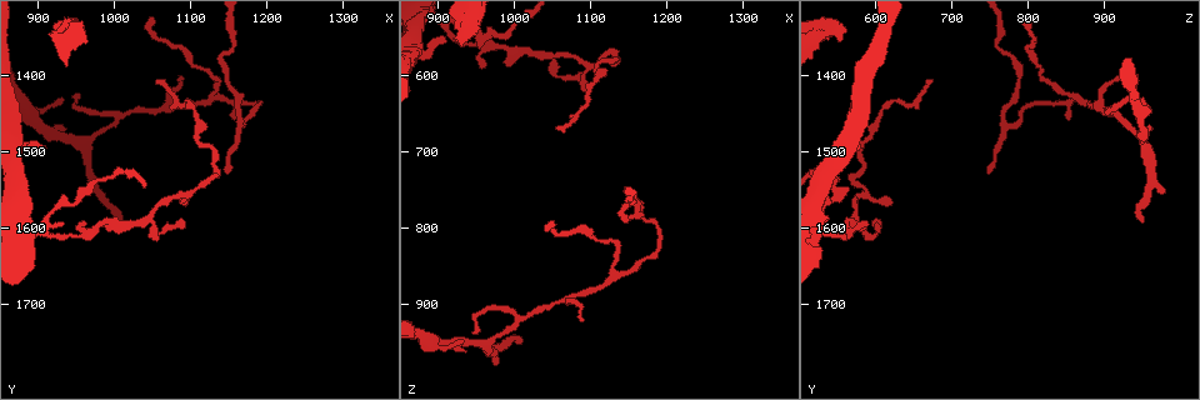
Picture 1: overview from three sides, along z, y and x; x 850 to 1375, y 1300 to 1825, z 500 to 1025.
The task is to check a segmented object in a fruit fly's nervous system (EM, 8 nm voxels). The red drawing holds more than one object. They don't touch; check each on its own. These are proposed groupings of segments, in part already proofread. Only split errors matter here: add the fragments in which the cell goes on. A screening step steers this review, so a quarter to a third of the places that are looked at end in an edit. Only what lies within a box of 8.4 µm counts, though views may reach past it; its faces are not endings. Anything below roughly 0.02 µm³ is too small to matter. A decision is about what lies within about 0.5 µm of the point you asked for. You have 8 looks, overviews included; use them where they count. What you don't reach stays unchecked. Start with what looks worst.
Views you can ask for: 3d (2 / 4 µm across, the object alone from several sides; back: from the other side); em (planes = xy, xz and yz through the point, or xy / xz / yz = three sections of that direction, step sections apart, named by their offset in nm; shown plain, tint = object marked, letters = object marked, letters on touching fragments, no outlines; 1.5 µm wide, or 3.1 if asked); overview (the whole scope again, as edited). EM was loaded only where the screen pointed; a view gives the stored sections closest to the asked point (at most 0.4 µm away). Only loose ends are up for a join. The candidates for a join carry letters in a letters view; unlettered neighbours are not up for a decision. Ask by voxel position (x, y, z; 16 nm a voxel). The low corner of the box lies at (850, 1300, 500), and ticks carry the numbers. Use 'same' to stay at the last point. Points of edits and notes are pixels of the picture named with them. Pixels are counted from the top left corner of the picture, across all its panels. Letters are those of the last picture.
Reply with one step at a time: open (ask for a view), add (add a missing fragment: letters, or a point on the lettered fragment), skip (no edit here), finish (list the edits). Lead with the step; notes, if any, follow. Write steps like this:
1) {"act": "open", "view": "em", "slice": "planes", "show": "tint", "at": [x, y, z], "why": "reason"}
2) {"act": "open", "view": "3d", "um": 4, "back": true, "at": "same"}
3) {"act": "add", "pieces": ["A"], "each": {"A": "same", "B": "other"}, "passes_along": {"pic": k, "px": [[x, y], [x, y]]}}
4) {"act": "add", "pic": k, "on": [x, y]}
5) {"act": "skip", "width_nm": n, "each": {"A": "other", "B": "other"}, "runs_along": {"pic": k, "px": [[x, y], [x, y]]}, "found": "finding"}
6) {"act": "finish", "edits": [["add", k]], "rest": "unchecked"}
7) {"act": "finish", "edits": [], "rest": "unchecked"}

{"act": "open", "view": "em", "slice": "planes", "show": "letters", "at": [1090, 1585, 600]}

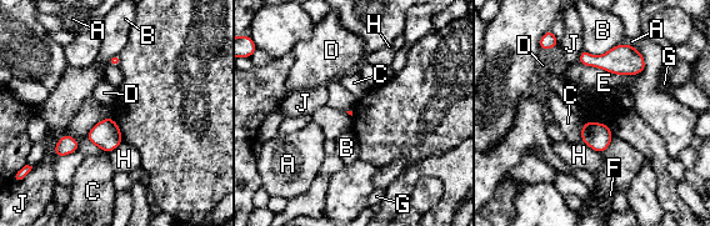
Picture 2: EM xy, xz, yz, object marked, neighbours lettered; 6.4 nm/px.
{"act": "skip", "each": {"A": "other", "B": "other", "C": "other", "D": "other", "E": "other", "F": "other", "G": "other", "H": "other", "J": "other"}, "border": {"pic": 2, "px": [[583, 122], [580, 140]]}, "found": "none of them fits"}

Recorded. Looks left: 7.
{"act": "open", "view": "em", "slice": "xy", "step": 8, "show": "tint", "at": [1085, 1400, 920], "why": "thin end"}

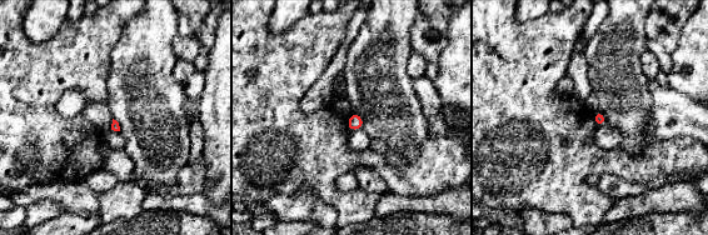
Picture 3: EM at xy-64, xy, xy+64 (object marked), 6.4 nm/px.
{"act": "open", "view": "em", "slice": "planes", "show": "letters", "at": "same"}

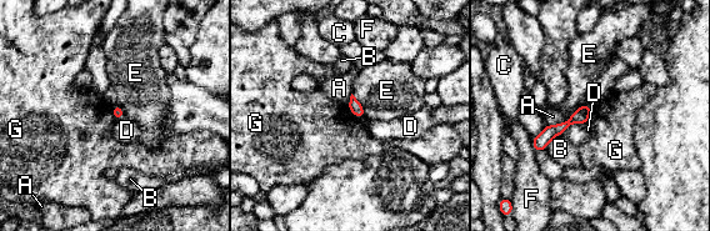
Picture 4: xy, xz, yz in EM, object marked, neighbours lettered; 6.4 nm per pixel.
{"act": "skip", "width_nm": 70, "each": {"A": "other", "B": "other", "C": "other", "D": "other", "E": "other", "F": "other", "G": "other"}, "border": {"pic": 4, "px": [[593, 106], [586, 124]]}, "found": "no lettered fragment goes on from it"}

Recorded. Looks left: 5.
{"act": "open", "view": "3d", "um": 2, "back": true, "at": [960, 1595, 590]}

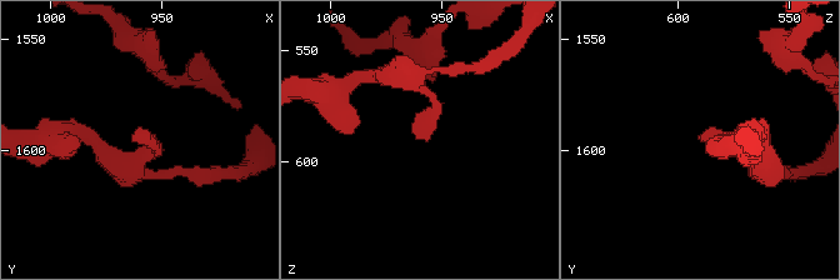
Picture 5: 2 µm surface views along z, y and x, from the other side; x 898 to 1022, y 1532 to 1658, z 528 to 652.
{"act": "open", "view": "em", "slice": "xz", "step": 4, "show": "tint", "at": [964, 1595, 589], "why": "shape alone is not enough"}

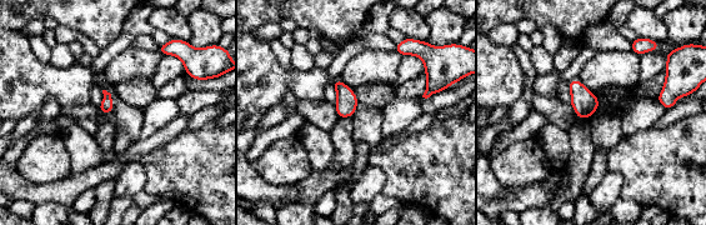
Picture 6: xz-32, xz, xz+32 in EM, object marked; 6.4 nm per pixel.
{"act": "open", "view": "em", "slice": "planes", "show": "letters", "at": "same"}

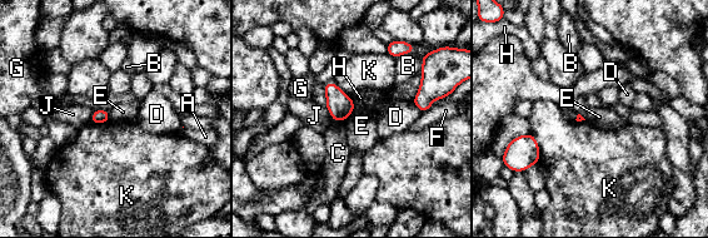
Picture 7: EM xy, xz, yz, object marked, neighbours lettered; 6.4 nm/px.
{"act": "skip", "each": {"A": "other", "B": "other", "C": "other", "D": "other", "E": "other", "F": "other", "G": "other", "H": "other", "J": "other", "K": "other"}, "found": "none of them fits"}

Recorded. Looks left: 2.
{"act": "finish", "edits": [], "rest": "unchecked"}

